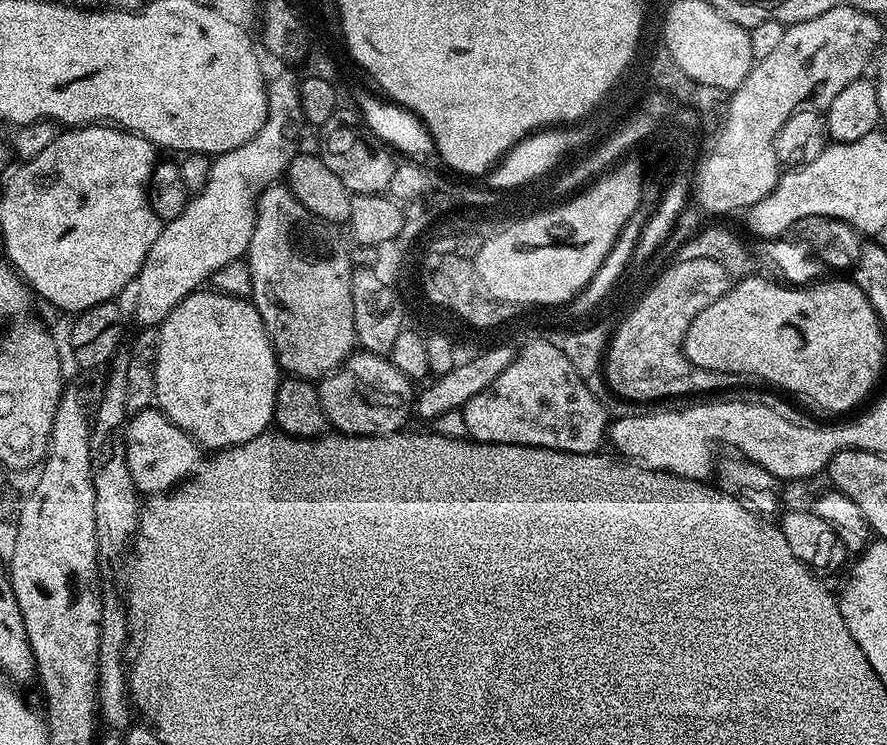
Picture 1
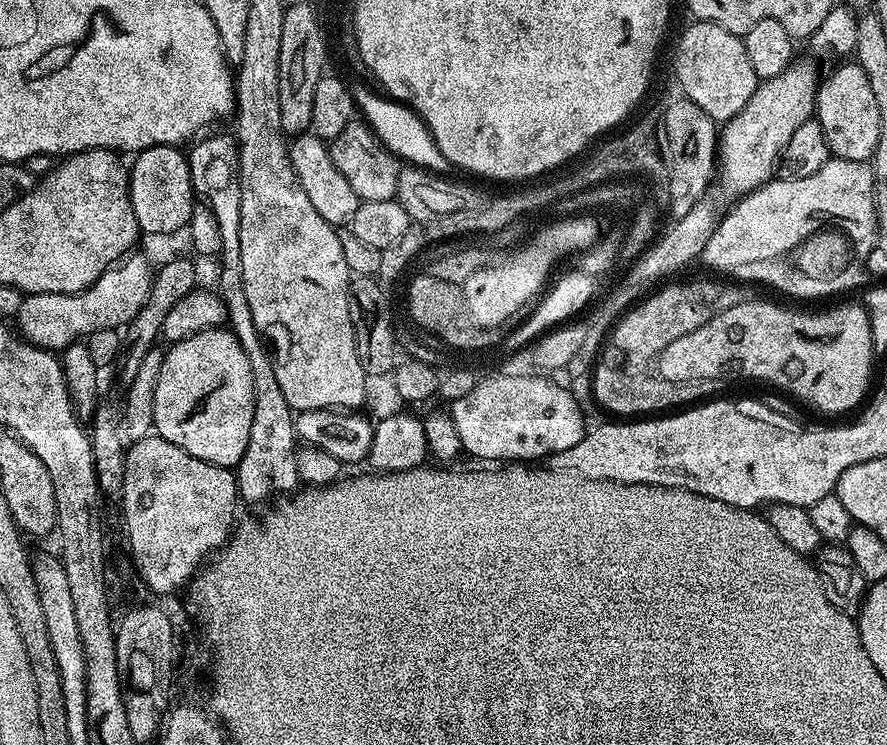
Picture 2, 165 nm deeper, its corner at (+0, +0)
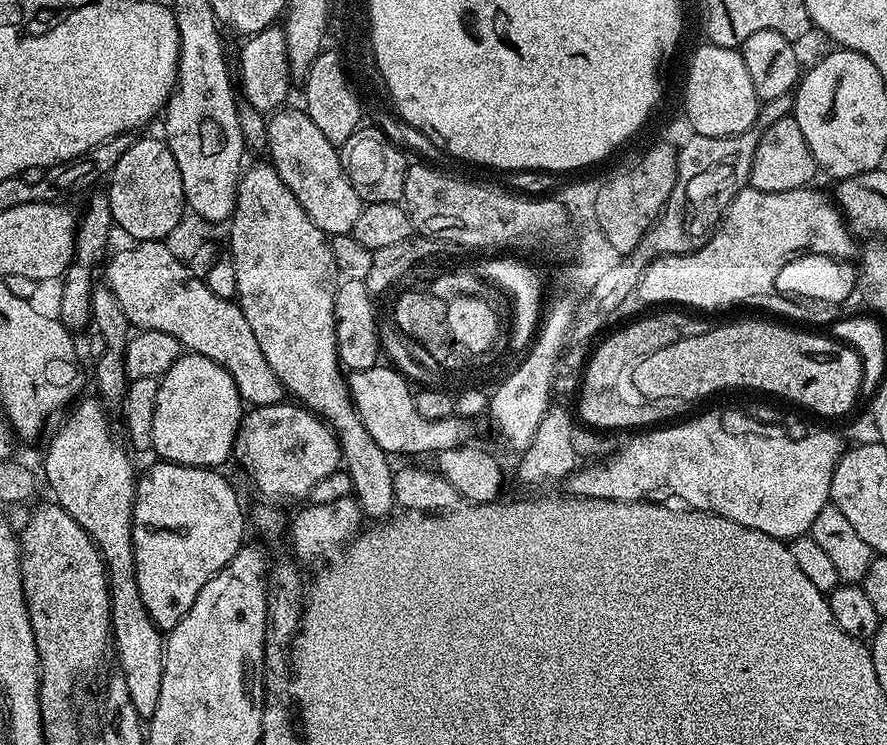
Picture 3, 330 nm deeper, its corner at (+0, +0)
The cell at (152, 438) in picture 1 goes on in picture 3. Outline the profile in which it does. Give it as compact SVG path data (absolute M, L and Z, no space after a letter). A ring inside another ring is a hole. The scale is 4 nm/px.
M160 460L155 463L150 465L145 472L143 469L136 481L136 497L132 511L132 541L134 542L134 558L136 559L136 581L138 582L138 591L142 594L142 603L146 606L146 610L157 628L170 630L174 626L178 626L178 622L186 614L186 610L190 610L190 606L194 606L194 598L198 594L198 590L202 590L202 586L206 586L206 582L214 574L218 574L218 570L226 567L236 557L240 548L245 547L246 508L244 512L239 498L236 497L235 490L232 489L231 482L223 476L223 471L215 468L195 468L185 464L172 464L168 460Z

